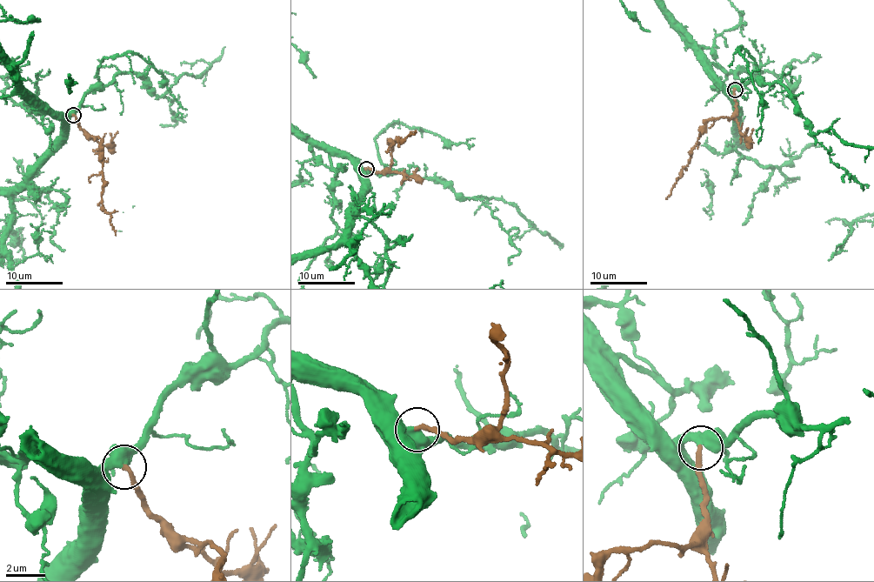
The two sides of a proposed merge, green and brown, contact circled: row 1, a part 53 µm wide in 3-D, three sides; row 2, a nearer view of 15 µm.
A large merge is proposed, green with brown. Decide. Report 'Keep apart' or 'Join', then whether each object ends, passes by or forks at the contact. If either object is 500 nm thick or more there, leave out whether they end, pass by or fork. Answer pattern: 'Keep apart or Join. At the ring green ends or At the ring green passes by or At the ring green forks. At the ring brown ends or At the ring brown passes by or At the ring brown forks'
Join. At the ring green forks. At the ring brown ends

